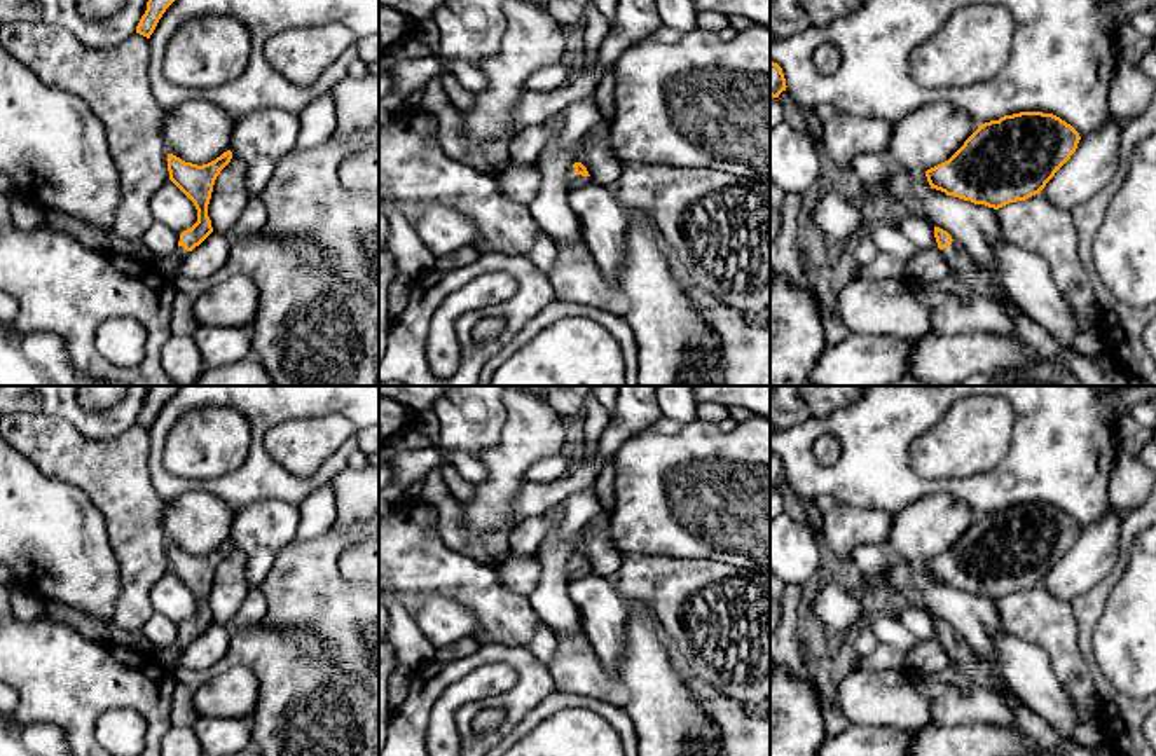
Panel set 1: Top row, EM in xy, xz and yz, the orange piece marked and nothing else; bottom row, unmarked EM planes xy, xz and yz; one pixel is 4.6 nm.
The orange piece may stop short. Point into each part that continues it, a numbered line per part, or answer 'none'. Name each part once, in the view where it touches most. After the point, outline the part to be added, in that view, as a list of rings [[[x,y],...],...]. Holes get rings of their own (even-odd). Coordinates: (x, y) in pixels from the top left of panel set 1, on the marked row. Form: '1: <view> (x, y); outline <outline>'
1: xz (575, 180); outline [[[571,166],[568,169],[568,182],[569,182],[569,187],[575,189],[575,187],[583,187],[583,185],[590,185],[590,176],[581,176],[581,175],[576,175],[575,173],[575,168]]]

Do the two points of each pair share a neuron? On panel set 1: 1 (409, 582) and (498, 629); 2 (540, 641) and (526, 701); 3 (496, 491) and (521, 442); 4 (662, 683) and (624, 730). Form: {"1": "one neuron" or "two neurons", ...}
{"1": "one neuron", "2": "two neurons", "3": "one neuron", "4": "two neurons"}

